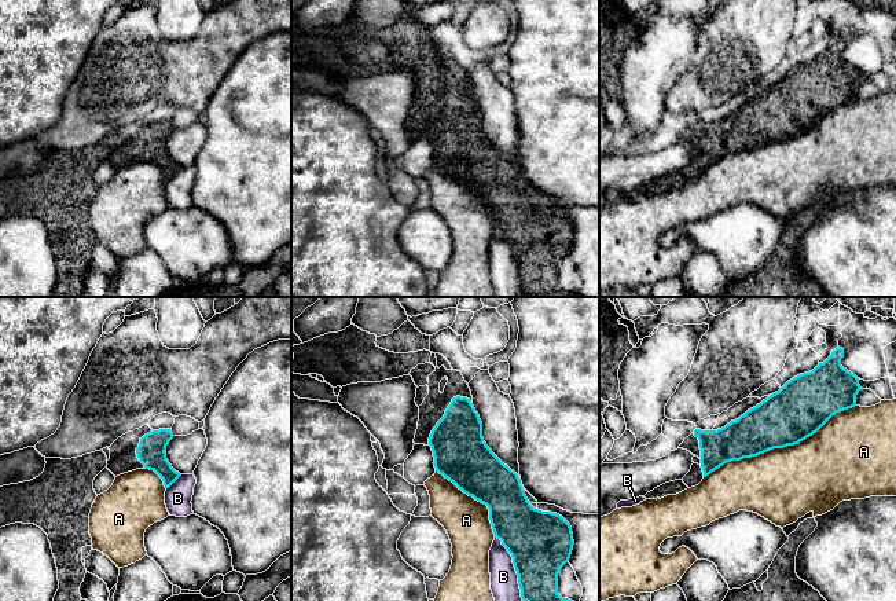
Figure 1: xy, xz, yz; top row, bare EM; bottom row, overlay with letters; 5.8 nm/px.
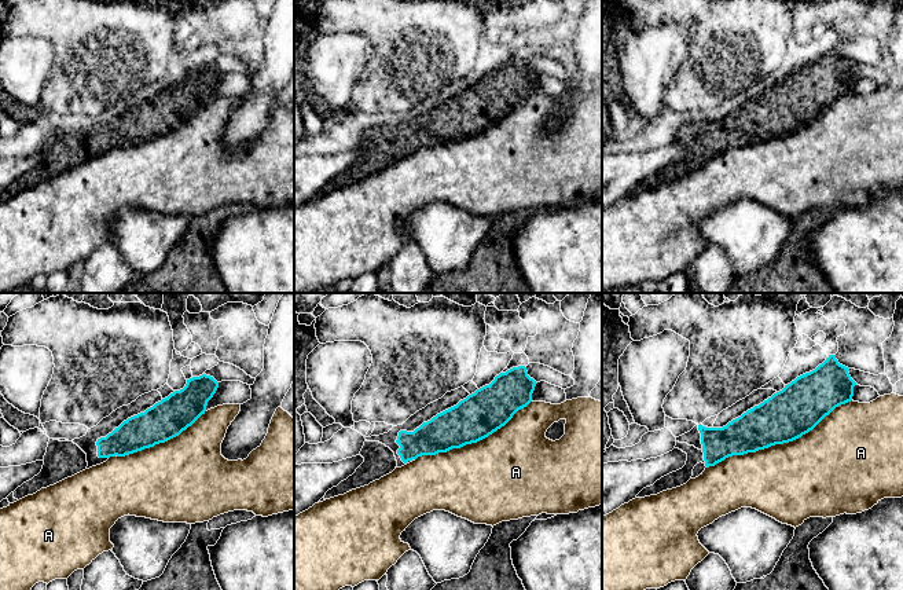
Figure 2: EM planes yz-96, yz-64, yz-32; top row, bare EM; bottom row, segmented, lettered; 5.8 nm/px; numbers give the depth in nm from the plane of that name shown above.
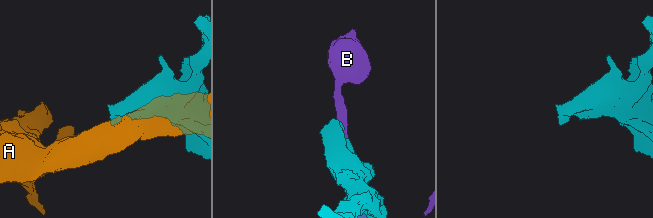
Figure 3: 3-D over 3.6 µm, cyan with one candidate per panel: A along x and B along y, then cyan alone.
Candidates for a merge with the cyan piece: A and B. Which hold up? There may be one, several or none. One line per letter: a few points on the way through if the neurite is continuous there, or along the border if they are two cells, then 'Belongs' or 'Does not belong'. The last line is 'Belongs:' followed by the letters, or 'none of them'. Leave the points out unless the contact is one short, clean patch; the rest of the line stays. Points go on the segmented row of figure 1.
A: Does not belong
B: Does not belong
Belongs: none of them

